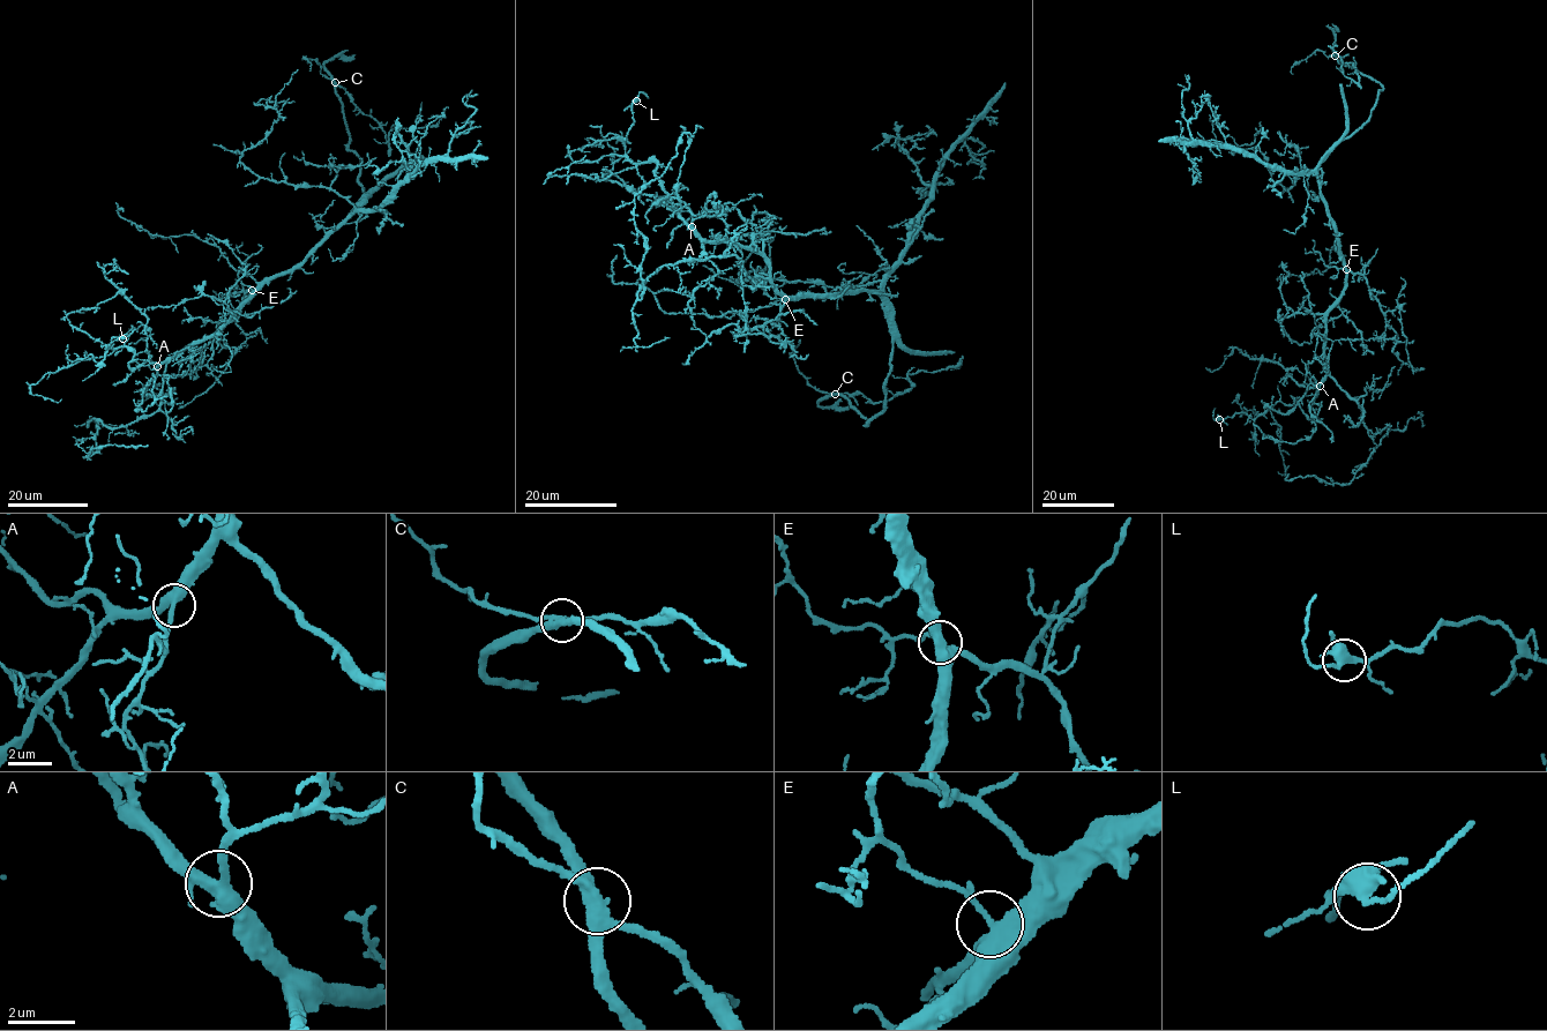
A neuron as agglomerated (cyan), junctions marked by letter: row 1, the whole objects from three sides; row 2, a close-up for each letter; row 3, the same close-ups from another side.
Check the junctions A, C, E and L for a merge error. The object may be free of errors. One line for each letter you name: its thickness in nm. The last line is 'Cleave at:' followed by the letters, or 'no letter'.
C: 360 nm
Cleave at: C

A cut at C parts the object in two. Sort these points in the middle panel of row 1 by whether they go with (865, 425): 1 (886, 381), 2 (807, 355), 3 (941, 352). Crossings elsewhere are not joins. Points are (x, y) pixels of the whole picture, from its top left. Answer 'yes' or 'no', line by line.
1: yes
2: yes
3: yes

